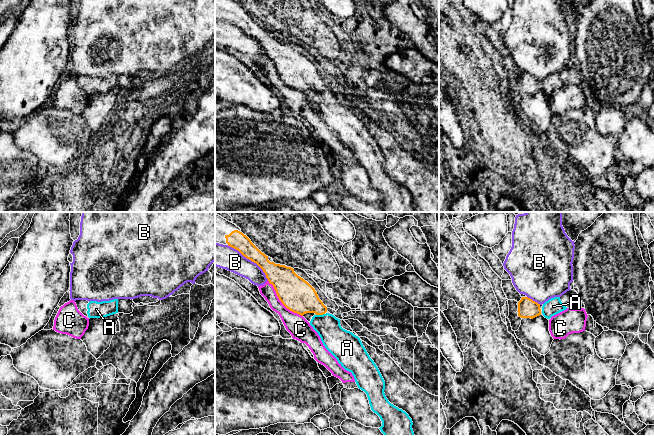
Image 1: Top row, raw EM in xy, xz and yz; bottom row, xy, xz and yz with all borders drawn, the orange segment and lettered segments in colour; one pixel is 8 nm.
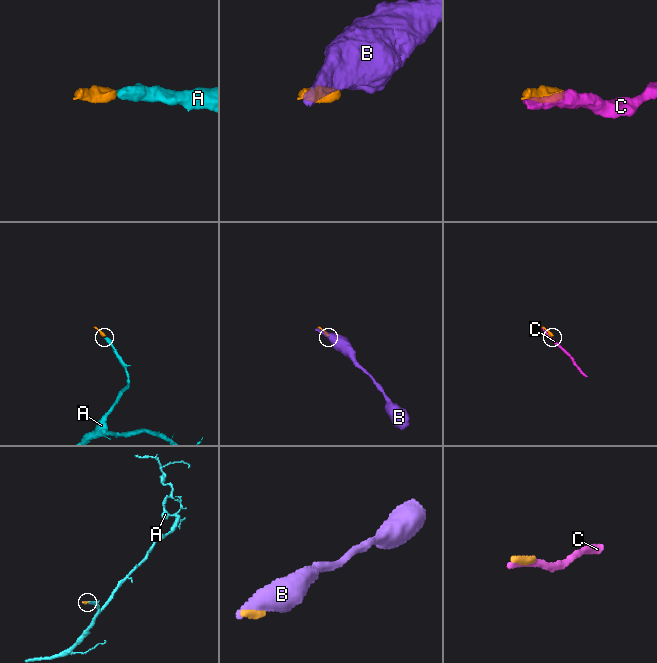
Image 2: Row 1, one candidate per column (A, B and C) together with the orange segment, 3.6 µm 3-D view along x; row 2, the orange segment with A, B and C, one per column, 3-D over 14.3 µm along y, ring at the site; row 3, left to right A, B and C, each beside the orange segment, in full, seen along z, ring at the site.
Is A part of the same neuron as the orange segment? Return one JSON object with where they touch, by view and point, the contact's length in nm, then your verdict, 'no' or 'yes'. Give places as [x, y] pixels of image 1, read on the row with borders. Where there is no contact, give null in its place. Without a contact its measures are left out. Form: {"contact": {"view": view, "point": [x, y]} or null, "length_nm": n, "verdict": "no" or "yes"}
{"contact": {"view": "xz", "point": [320, 314]}, "length_nm": 70, "verdict": "yes"}

